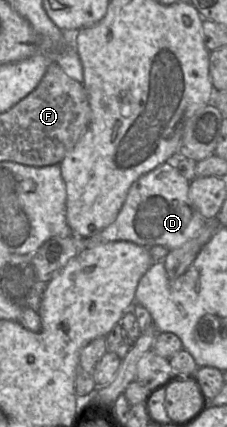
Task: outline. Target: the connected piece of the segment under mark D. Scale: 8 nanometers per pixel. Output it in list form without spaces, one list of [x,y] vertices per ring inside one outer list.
[[[165,162],[140,176],[129,188],[116,219],[99,233],[80,238],[85,246],[111,241],[128,241],[145,247],[160,245],[169,251],[192,239],[206,220],[192,208],[189,197],[190,181],[183,177],[173,163]]]

